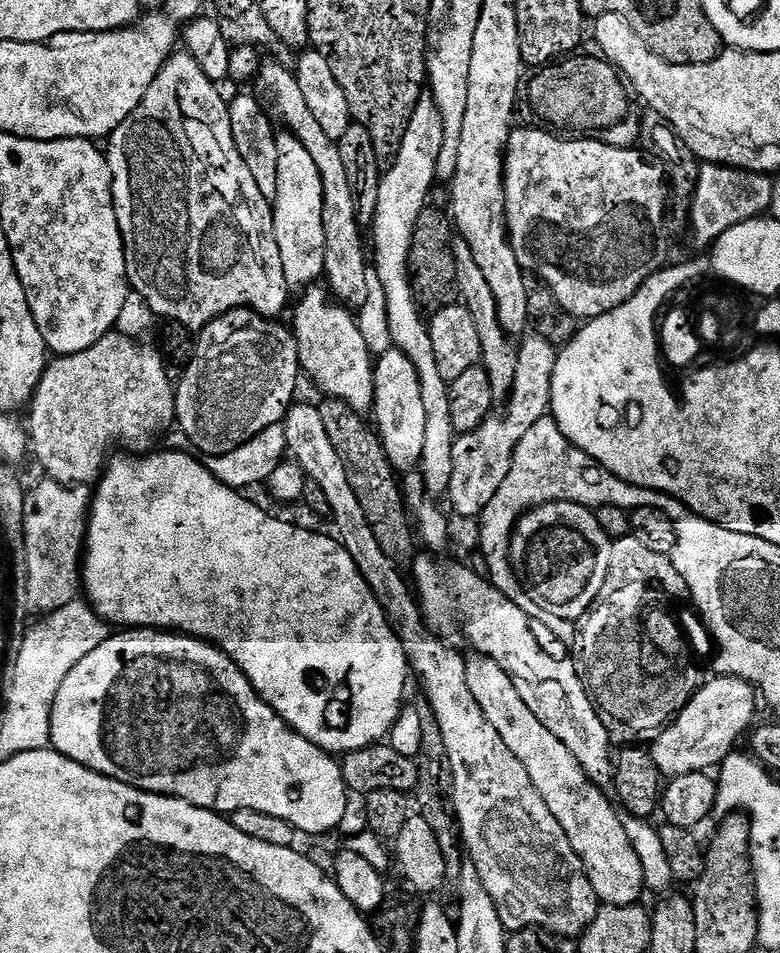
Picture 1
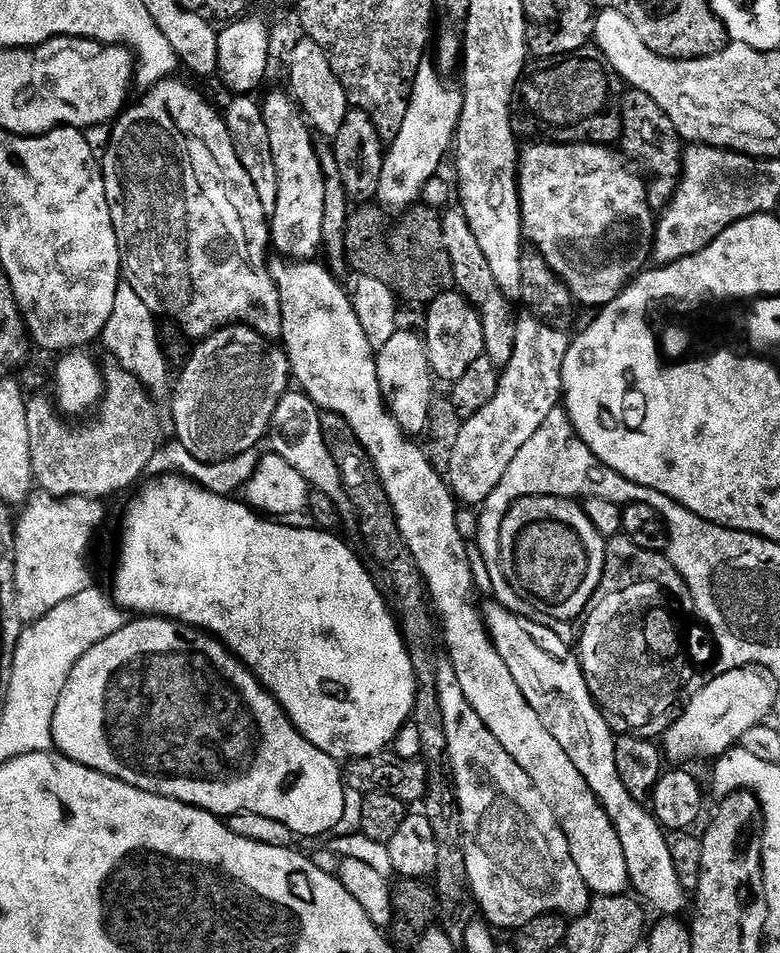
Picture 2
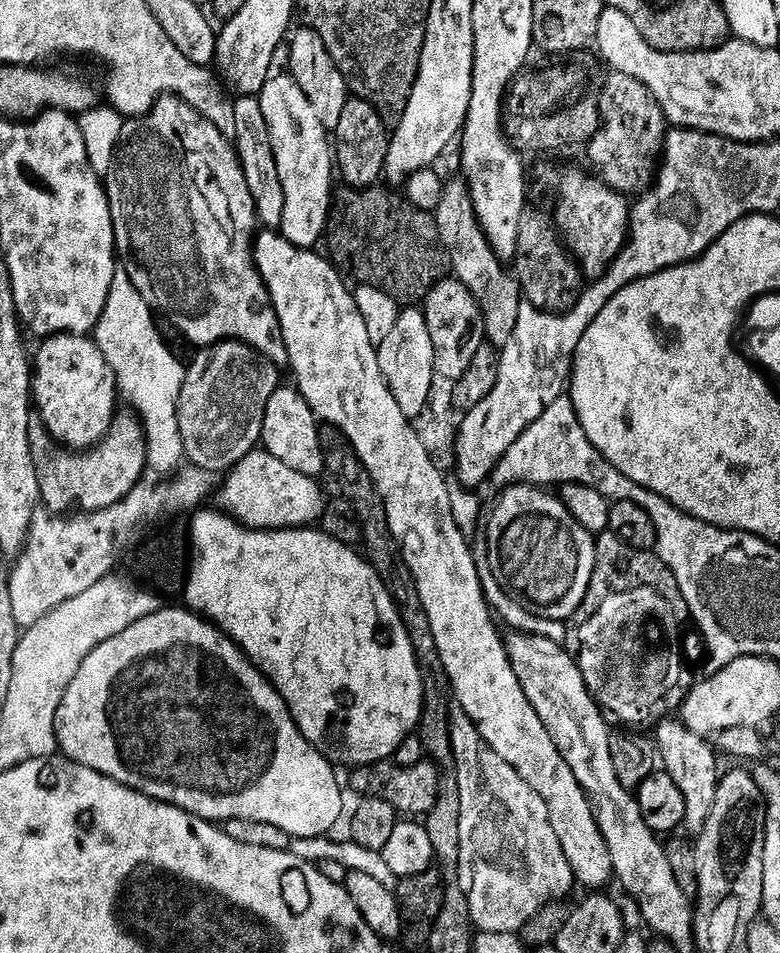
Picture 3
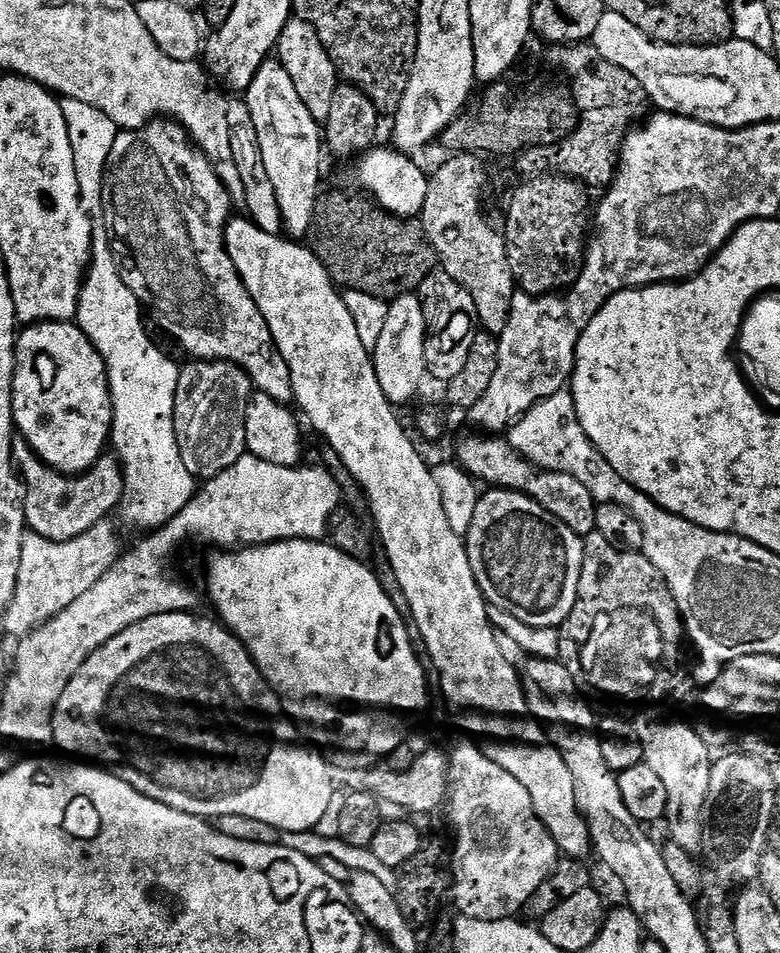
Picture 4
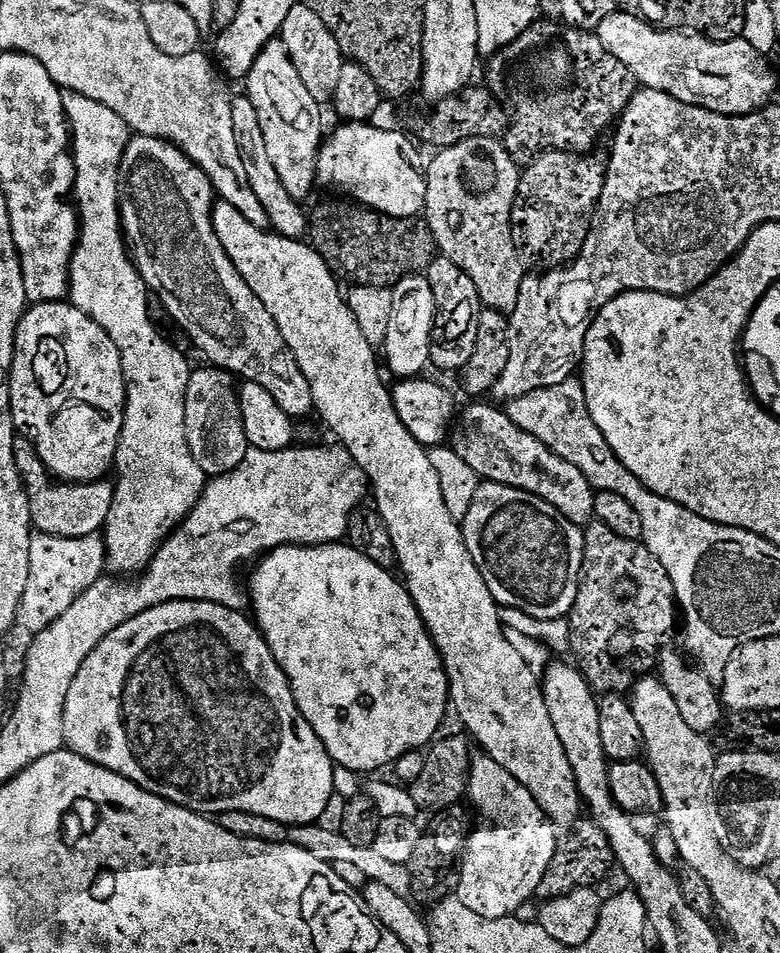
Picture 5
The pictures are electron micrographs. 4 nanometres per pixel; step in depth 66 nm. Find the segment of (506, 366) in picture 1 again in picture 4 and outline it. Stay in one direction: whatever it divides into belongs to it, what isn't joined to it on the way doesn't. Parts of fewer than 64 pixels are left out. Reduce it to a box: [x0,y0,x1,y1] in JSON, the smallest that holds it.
[422,152,518,334]

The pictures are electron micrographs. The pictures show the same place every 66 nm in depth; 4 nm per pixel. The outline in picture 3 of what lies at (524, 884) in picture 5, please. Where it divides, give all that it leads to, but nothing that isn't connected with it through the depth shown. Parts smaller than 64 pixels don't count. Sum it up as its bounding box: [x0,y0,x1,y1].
[449,706,577,933]

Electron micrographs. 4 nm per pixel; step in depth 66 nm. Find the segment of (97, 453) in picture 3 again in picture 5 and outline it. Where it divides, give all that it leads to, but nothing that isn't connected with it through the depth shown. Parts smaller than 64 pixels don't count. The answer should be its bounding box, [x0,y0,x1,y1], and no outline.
[29,479,115,540]

